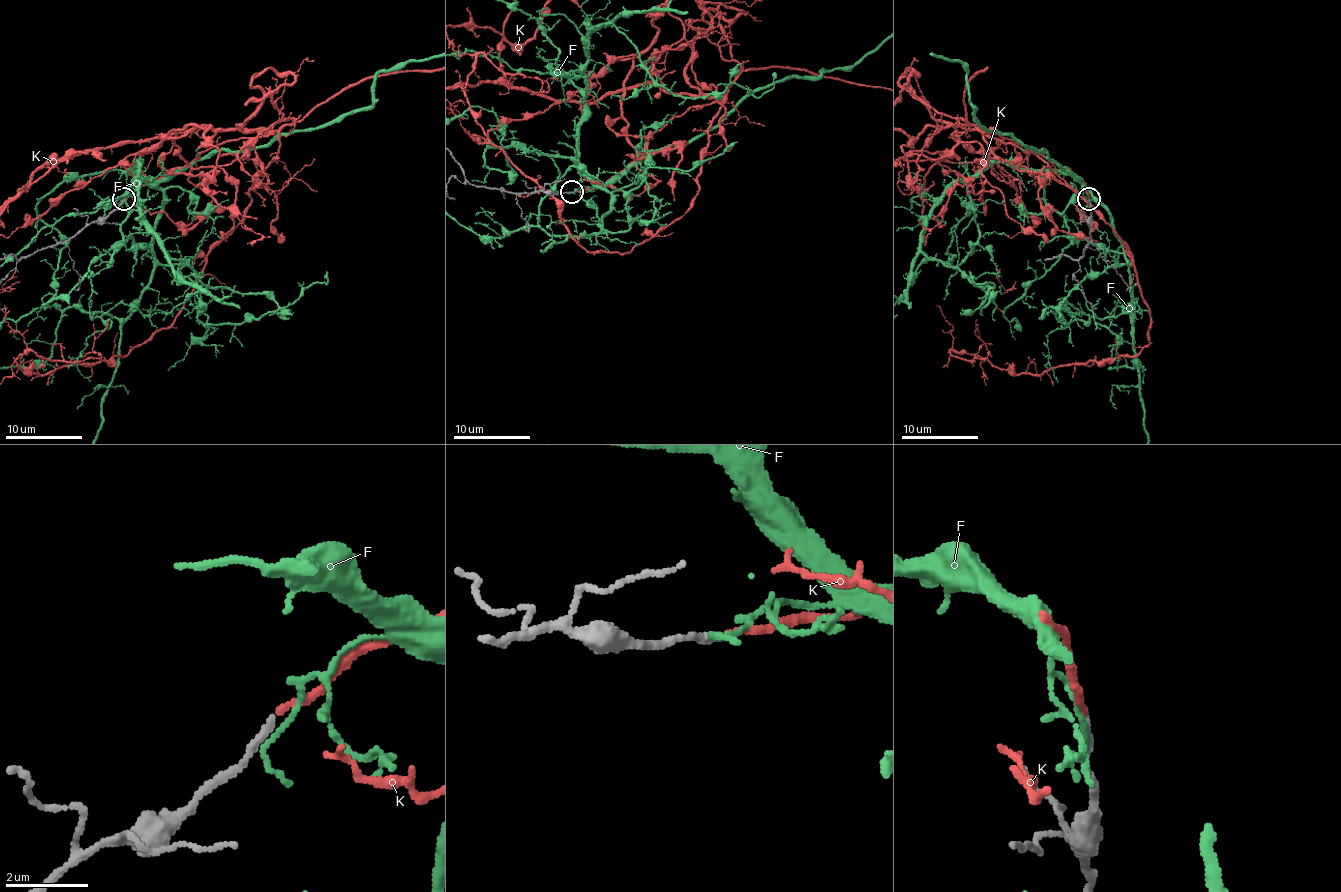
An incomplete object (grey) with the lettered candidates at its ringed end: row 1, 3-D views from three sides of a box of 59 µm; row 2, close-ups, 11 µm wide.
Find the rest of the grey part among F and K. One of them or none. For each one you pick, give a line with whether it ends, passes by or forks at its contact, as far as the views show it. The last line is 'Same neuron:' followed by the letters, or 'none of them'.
K: It ends there
Same neuron: K

